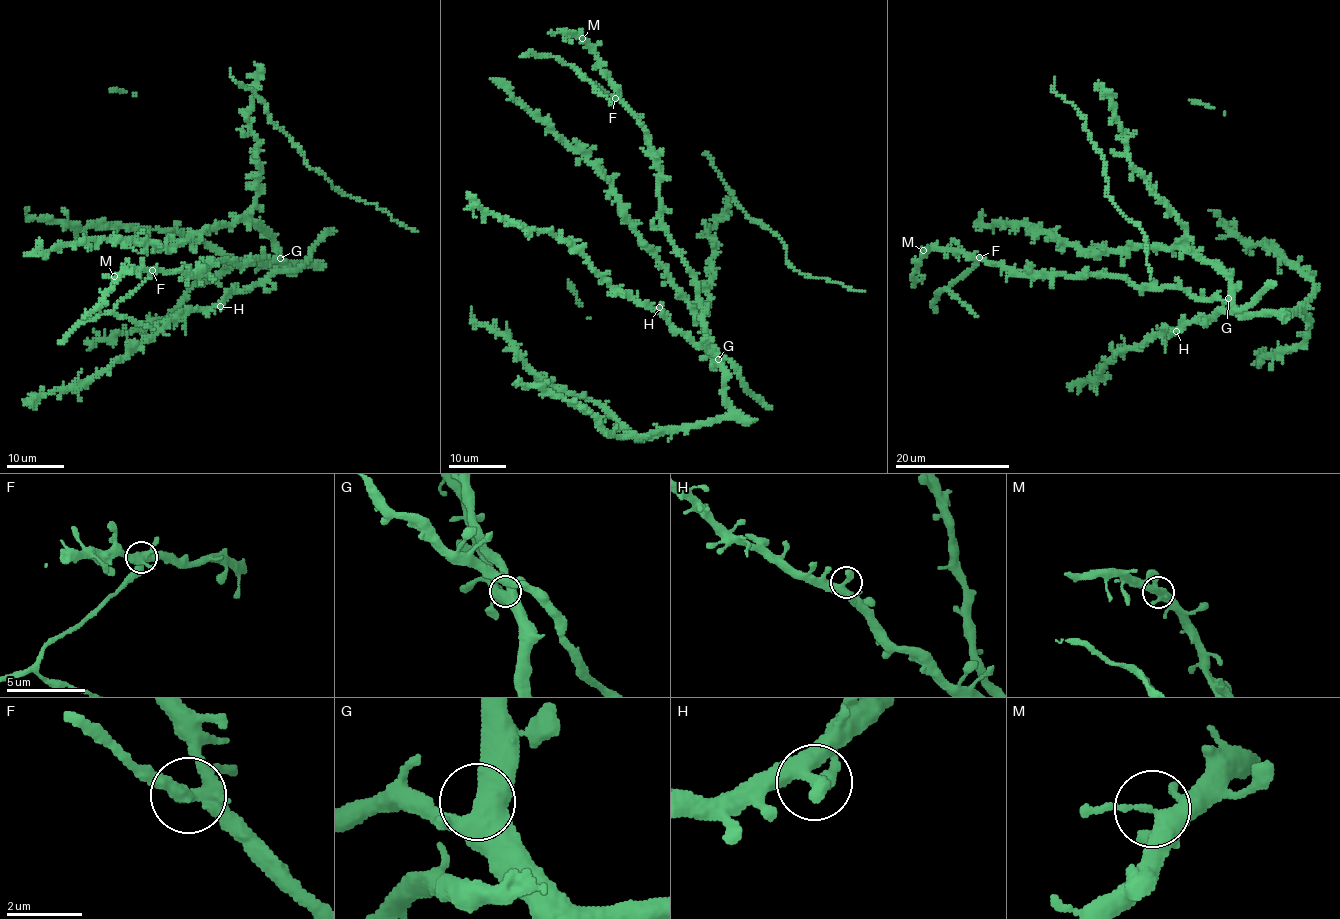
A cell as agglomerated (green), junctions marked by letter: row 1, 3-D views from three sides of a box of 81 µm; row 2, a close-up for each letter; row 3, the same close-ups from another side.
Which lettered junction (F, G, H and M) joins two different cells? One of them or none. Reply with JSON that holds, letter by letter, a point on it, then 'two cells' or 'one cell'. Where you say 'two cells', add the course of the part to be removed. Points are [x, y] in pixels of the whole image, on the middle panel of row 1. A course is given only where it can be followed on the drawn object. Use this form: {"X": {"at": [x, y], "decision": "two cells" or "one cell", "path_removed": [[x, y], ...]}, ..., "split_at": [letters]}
{"F": {"at": [615, 98], "decision": "two cells"}, "G": {"at": [718, 359], "decision": "one cell"}, "H": {"at": [659, 307], "decision": "one cell"}, "M": {"at": [582, 38], "decision": "one cell"}, "split_at": ["F"]}

